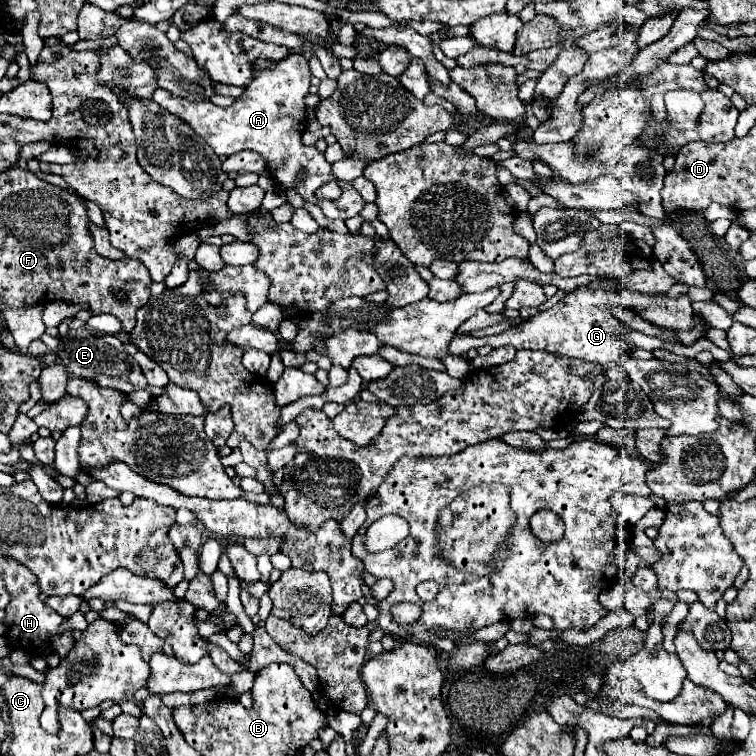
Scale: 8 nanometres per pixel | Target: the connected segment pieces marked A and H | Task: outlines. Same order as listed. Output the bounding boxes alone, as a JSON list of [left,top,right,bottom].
[[153,52,365,220],[3,564,75,660]]

